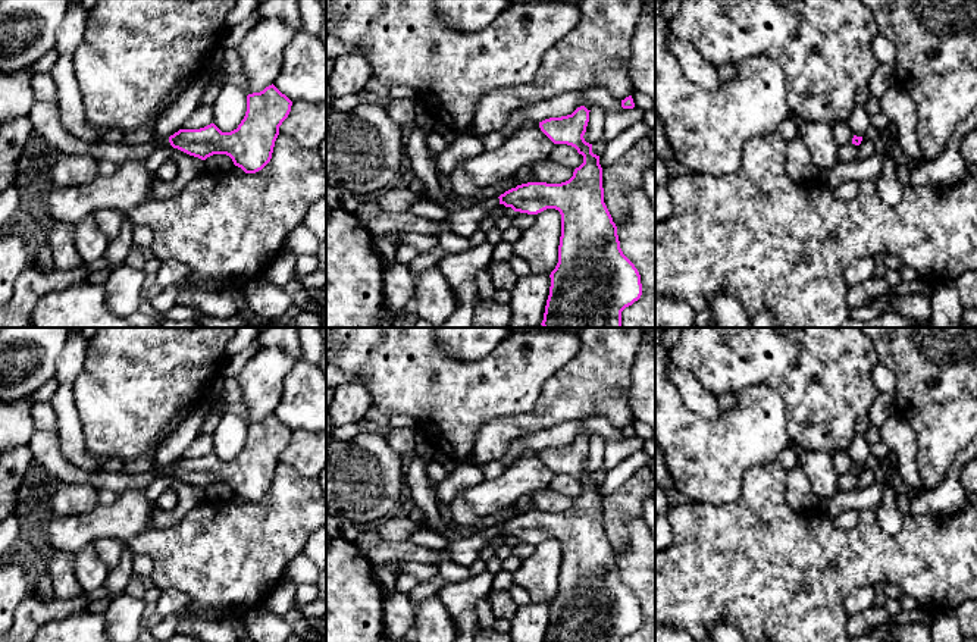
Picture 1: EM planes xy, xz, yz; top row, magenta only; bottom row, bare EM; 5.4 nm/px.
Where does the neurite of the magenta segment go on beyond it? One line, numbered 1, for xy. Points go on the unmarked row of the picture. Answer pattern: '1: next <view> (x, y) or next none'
1: next xy (165, 470)

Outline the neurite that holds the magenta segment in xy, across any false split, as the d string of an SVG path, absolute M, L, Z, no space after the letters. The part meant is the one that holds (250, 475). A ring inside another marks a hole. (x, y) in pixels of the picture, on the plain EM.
M272 413L247 425L245 445L231 461L222 461L210 452L200 458L179 458L169 467L153 470L157 476L172 475L201 489L226 483L245 502L256 502L270 491L279 455L291 435L292 430Z

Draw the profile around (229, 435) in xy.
M226 411L213 430L213 452L222 461L231 461L238 457L247 441L247 420L241 416Z

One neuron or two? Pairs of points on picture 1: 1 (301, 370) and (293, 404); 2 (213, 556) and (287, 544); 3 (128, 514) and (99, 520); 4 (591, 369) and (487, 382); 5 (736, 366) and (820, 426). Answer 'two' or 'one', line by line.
1: one
2: one
3: one
4: two
5: one

